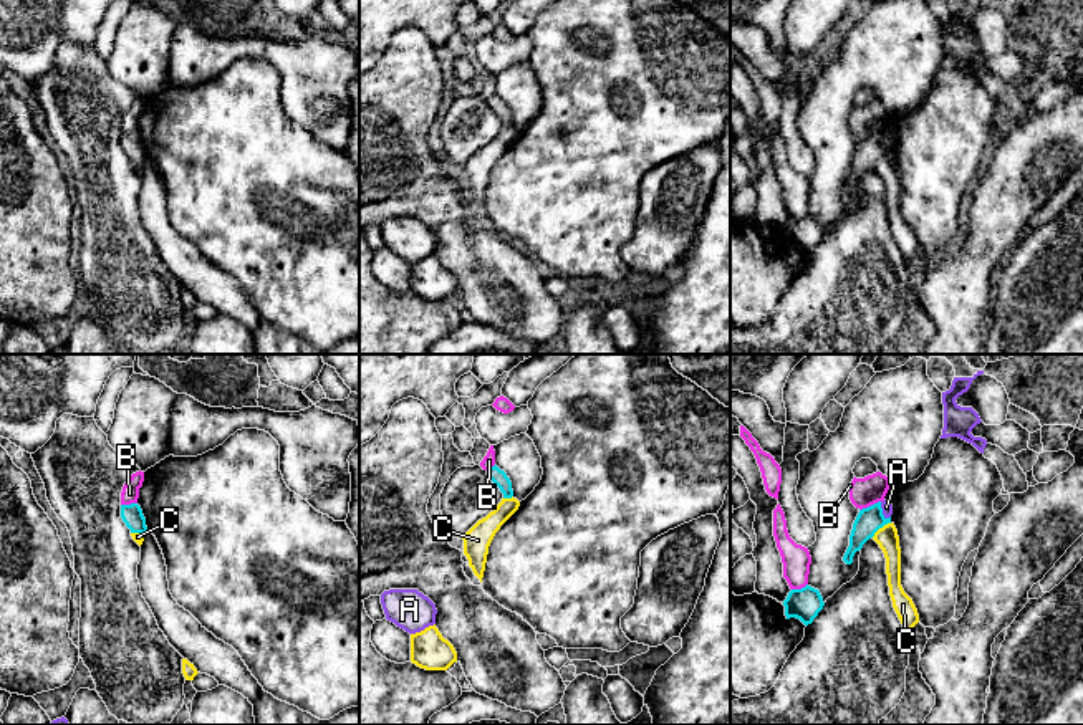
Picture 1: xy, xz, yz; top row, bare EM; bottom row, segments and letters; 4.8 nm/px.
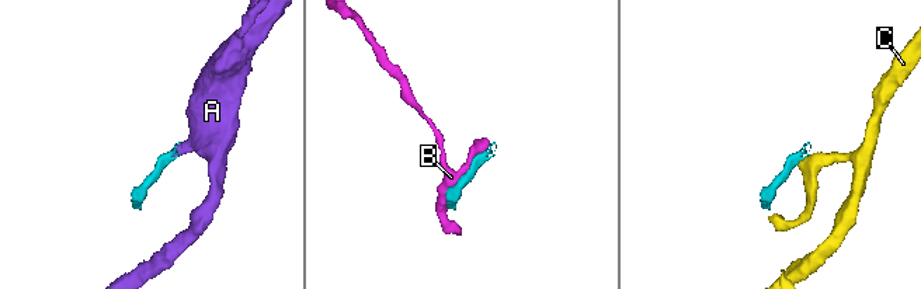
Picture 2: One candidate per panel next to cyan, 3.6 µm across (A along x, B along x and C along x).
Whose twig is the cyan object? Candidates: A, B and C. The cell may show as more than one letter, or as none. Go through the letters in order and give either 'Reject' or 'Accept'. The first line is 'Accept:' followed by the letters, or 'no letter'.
Accept: A
A: Accept
B: Reject
C: Reject

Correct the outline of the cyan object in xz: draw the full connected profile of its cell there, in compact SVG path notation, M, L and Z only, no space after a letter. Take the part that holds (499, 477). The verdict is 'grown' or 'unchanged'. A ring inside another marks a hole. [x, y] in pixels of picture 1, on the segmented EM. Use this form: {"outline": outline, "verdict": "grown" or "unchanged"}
{"outline": "M493 465L487 470L487 475L500 488L500 492L503 493L503 498L513 497L512 482L503 470Z", "verdict": "unchanged"}

